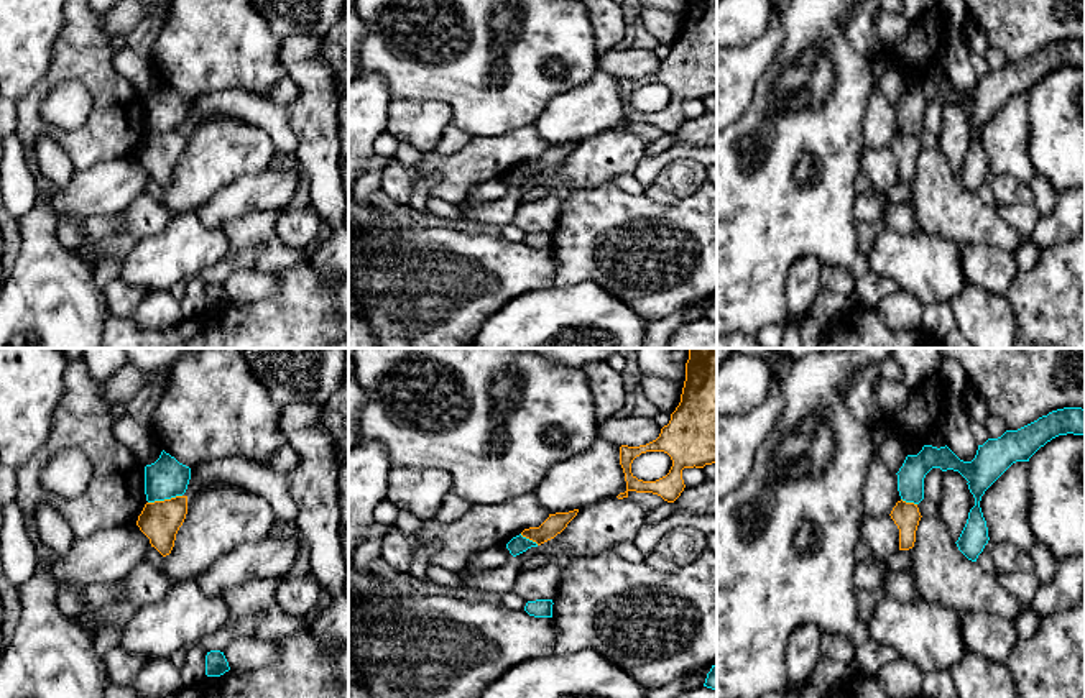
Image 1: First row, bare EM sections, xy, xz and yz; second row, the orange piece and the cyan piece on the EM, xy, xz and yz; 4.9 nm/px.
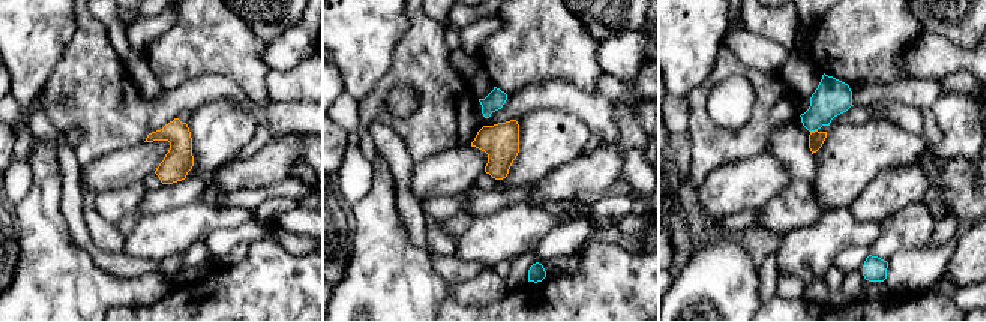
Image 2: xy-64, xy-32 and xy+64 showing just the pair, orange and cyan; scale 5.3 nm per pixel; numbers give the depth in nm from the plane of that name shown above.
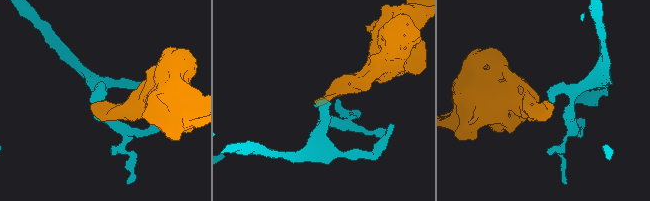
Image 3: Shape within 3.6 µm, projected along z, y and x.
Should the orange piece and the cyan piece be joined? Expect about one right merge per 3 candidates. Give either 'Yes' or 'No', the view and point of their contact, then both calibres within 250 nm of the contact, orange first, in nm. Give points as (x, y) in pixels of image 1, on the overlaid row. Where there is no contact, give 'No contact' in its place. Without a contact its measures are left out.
No. Touches orange at xy (165, 500). Thickness 200 nm (orange) against 200 nm

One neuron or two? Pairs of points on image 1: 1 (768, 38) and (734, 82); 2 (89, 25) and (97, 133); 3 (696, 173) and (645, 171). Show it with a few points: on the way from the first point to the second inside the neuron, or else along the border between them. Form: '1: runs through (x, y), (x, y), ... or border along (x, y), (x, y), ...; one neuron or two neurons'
1: runs through (763, 50), (742, 71); one neuron
2: runs through (89, 51), (89, 61), (102, 81), (102, 107); one neuron
3: border along (699, 161), (678, 158), (663, 169), (655, 183); two neurons

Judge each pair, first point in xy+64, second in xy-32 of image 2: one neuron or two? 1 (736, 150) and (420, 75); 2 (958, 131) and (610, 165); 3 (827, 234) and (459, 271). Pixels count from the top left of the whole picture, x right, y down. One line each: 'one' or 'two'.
1: one
2: two
3: two

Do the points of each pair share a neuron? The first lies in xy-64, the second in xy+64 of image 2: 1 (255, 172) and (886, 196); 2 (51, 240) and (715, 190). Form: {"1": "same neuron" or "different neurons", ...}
{"1": "same neuron", "2": "different neurons"}

